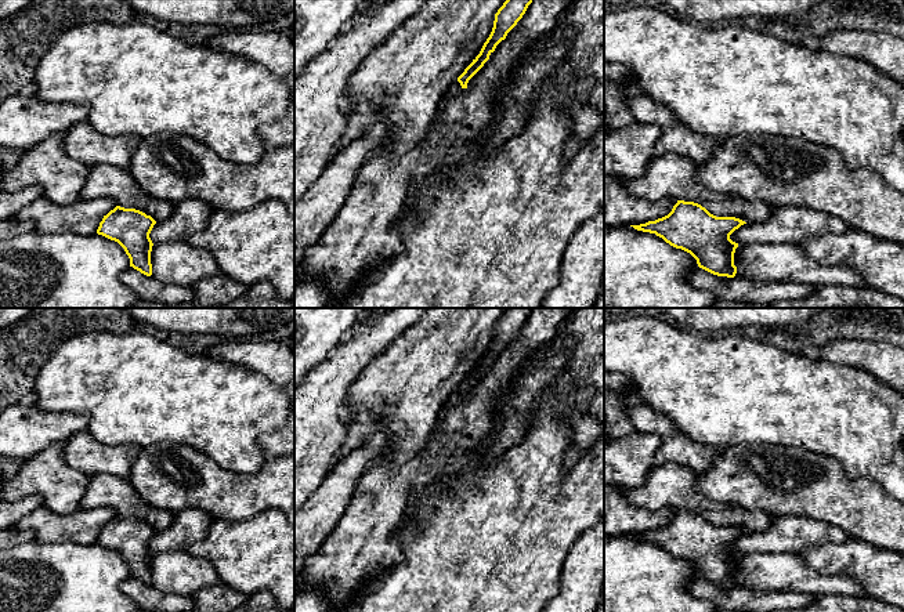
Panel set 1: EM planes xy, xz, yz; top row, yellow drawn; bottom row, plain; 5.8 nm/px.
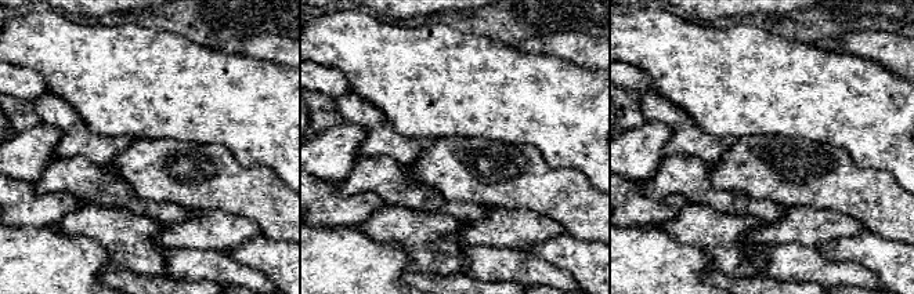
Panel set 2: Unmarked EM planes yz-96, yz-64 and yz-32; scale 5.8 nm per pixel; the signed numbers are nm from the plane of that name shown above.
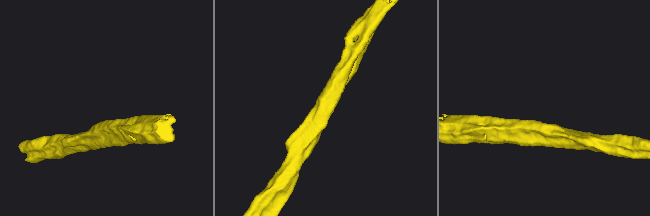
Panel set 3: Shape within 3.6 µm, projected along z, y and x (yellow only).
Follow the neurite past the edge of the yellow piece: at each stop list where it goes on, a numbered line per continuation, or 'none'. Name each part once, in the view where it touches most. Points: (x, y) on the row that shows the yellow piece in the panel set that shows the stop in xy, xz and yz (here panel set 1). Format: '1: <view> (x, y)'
none

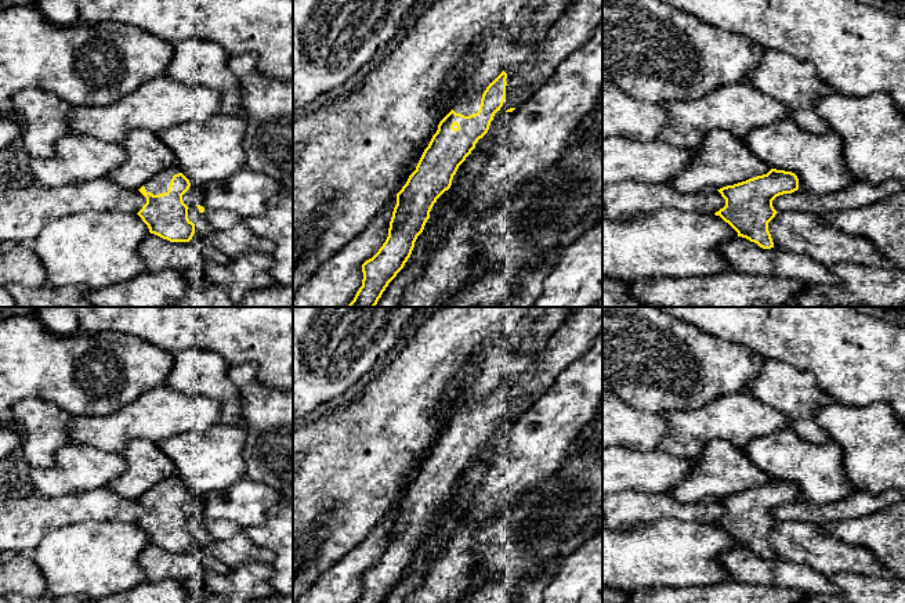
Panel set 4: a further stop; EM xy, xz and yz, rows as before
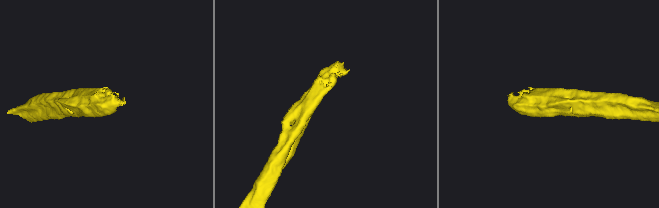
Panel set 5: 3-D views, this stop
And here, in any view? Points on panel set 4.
1: xy (159, 184)

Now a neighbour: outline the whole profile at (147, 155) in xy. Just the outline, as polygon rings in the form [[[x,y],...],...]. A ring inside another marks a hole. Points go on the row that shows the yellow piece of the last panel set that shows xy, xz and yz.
[[[131,130],[122,145],[127,156],[108,176],[122,188],[138,191],[158,173],[175,165],[169,147],[159,138],[159,134],[149,130]]]

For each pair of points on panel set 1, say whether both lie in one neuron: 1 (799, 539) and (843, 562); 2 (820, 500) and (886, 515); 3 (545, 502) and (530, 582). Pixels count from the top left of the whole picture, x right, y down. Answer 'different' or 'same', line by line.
1: different
2: same
3: same

